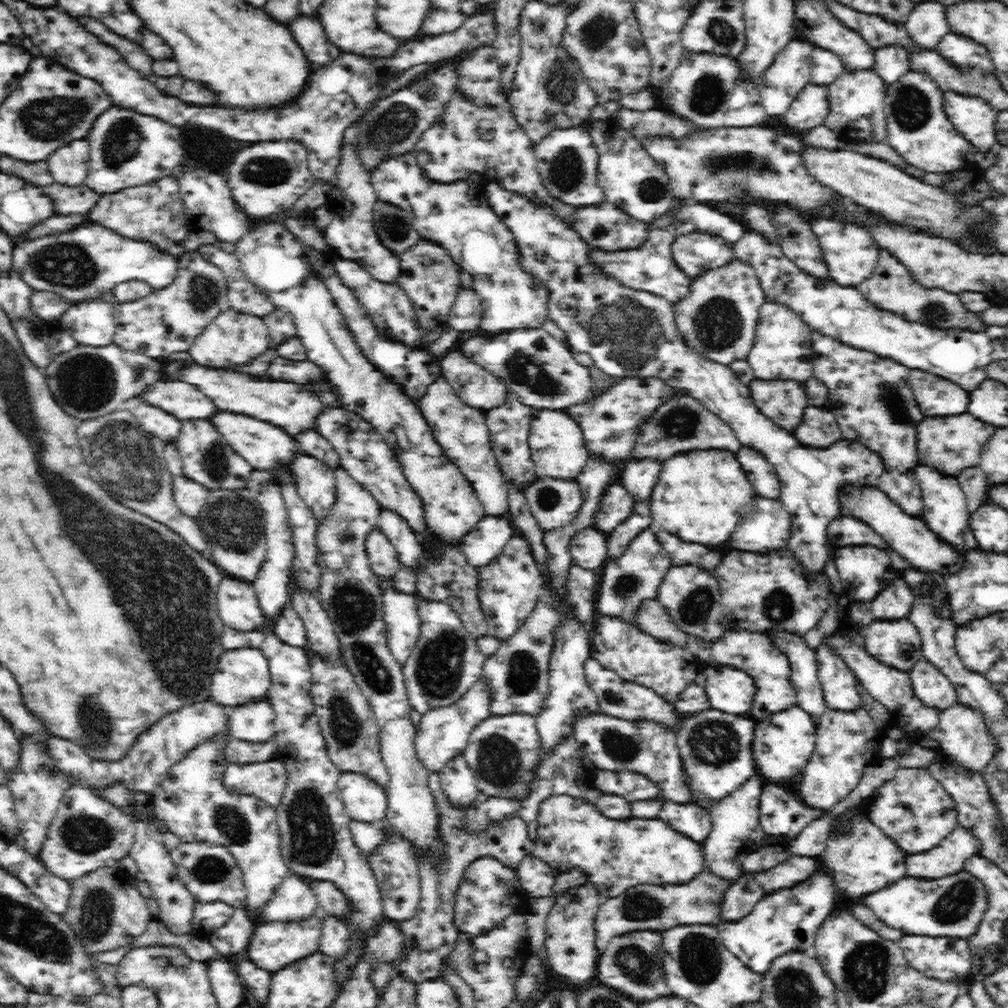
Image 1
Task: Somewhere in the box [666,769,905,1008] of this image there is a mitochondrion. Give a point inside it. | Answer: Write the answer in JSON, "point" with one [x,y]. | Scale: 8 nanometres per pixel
{"point":[866,967]}

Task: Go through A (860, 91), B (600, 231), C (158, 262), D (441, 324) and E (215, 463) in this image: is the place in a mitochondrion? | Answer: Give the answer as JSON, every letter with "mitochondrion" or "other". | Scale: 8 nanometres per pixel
{"A":"other","B":"mitochondrion","C":"other","D":"other","E":"mitochondrion"}

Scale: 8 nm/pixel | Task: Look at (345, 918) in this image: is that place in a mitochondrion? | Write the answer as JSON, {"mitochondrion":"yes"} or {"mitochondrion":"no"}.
{"mitochondrion":"no"}

